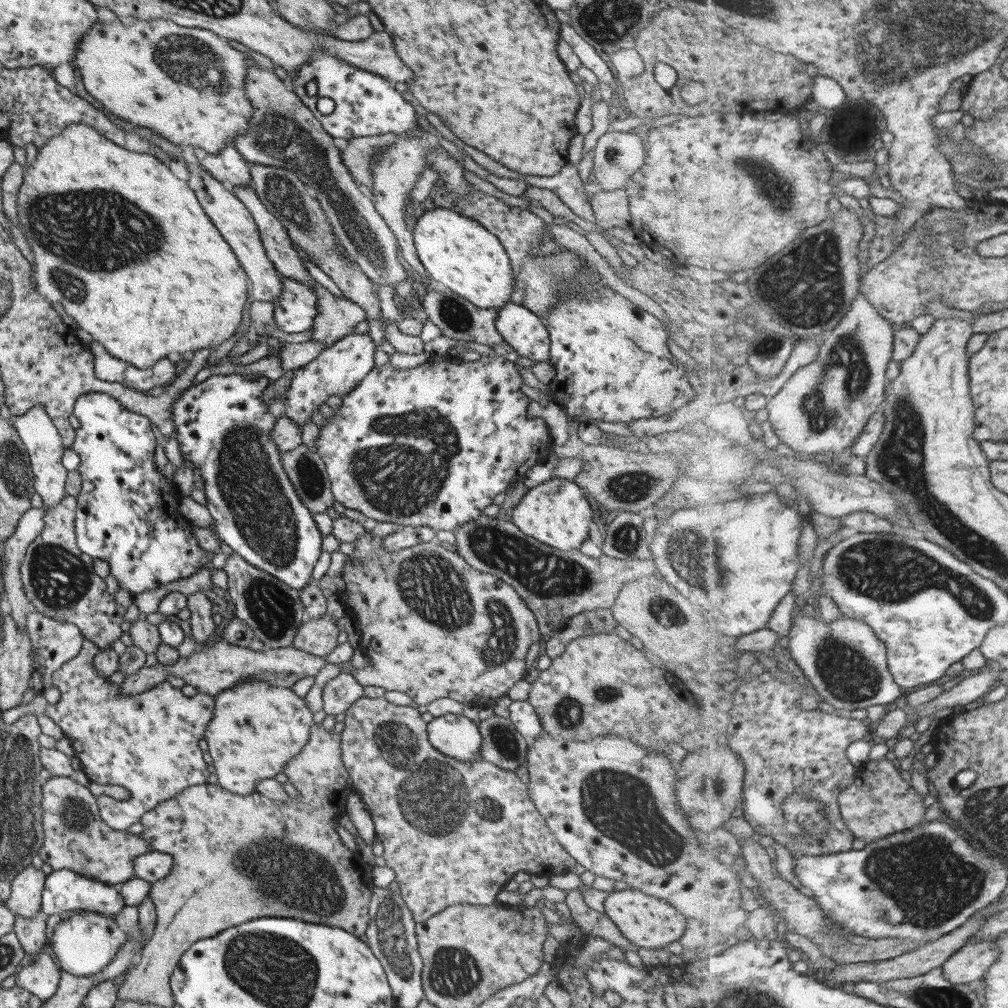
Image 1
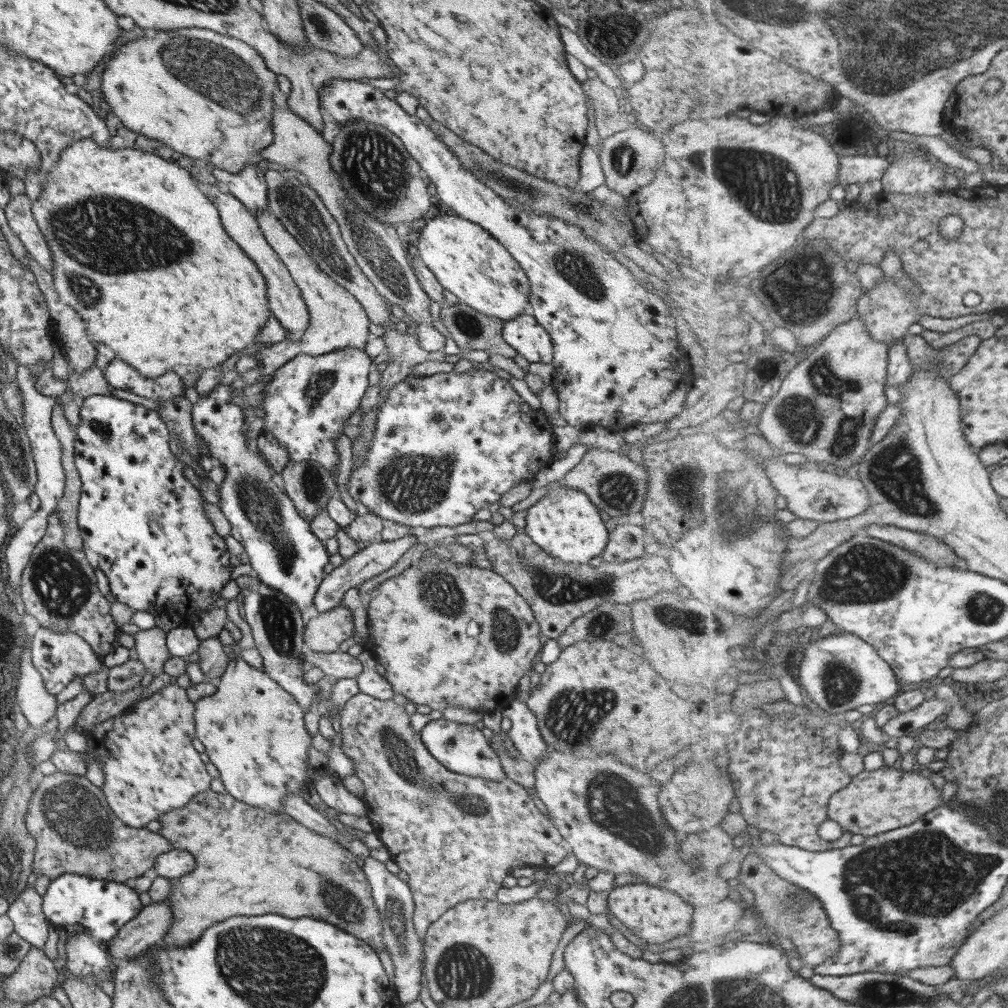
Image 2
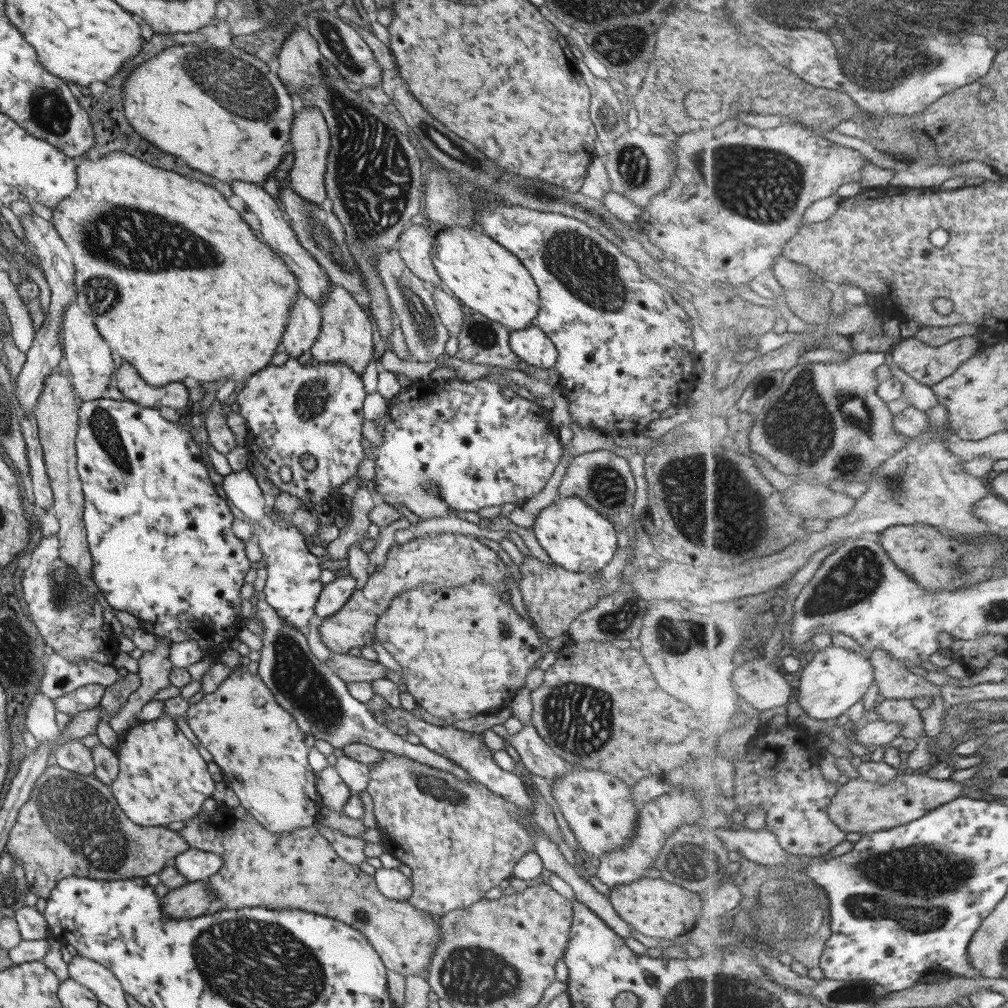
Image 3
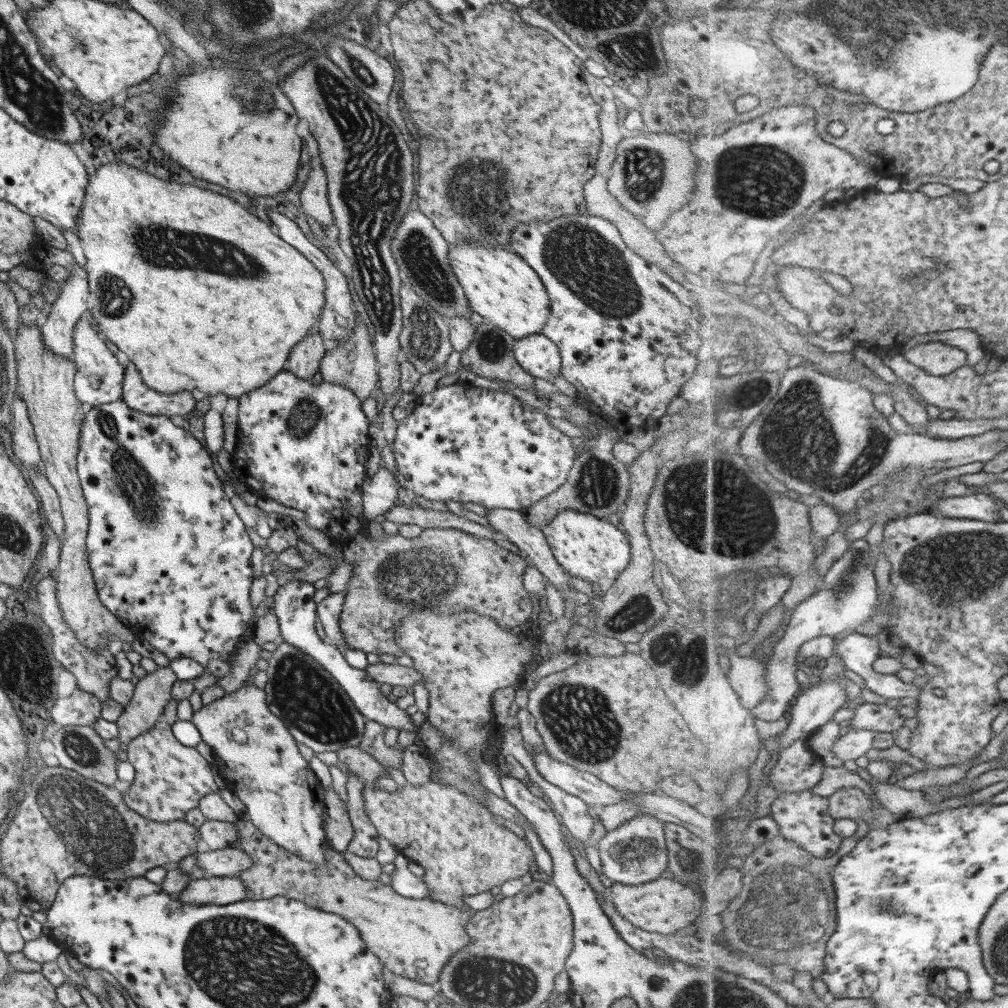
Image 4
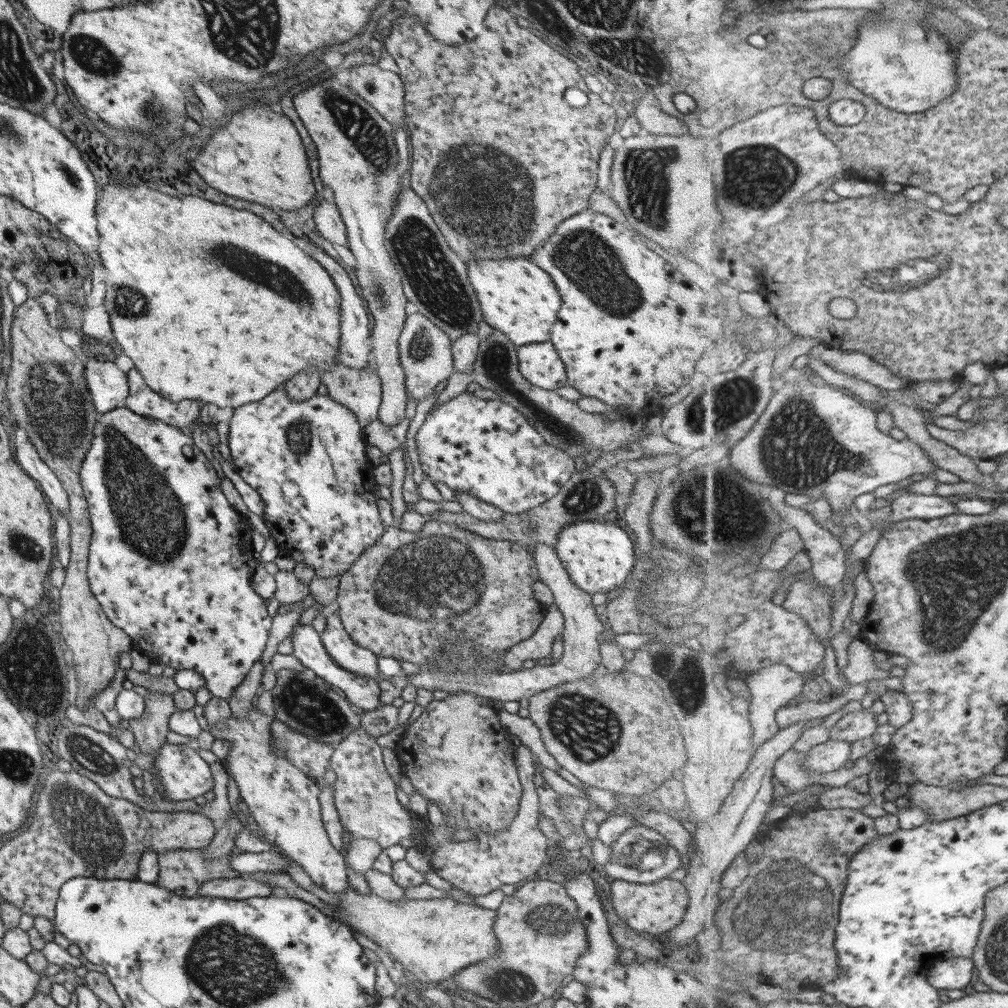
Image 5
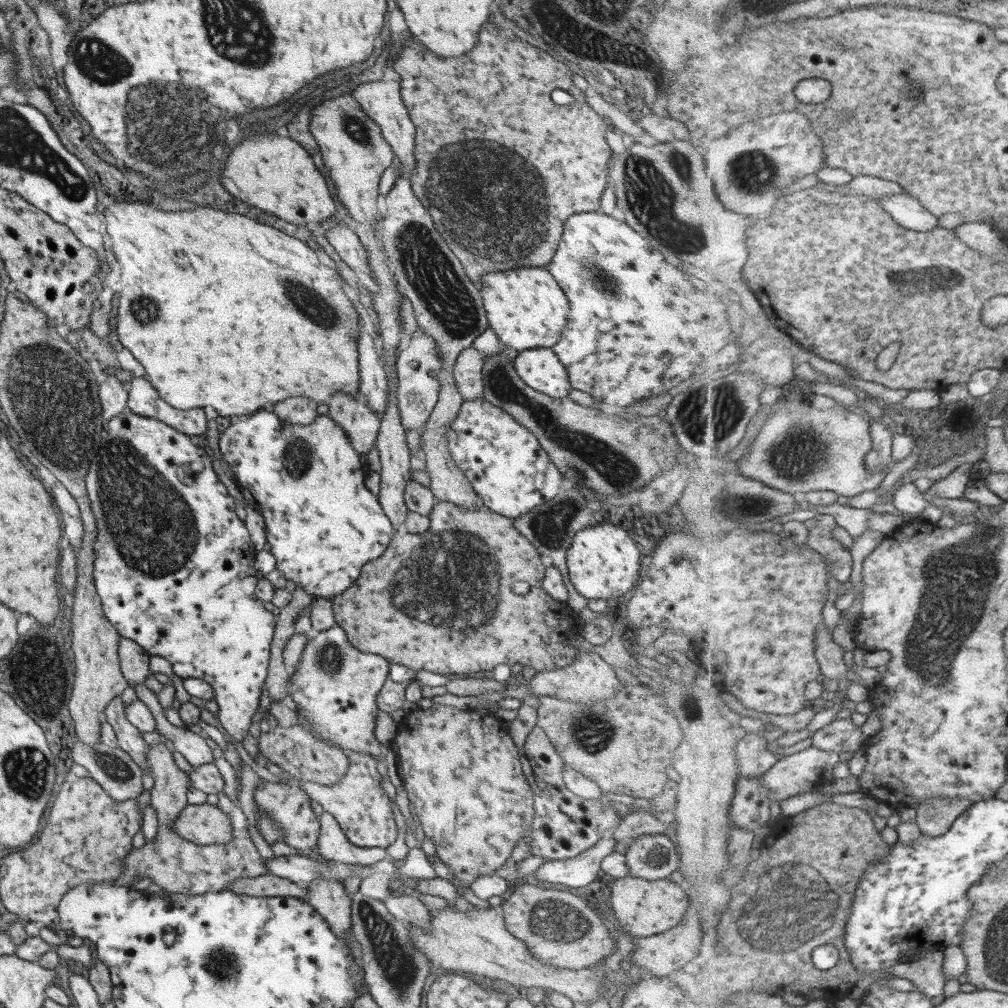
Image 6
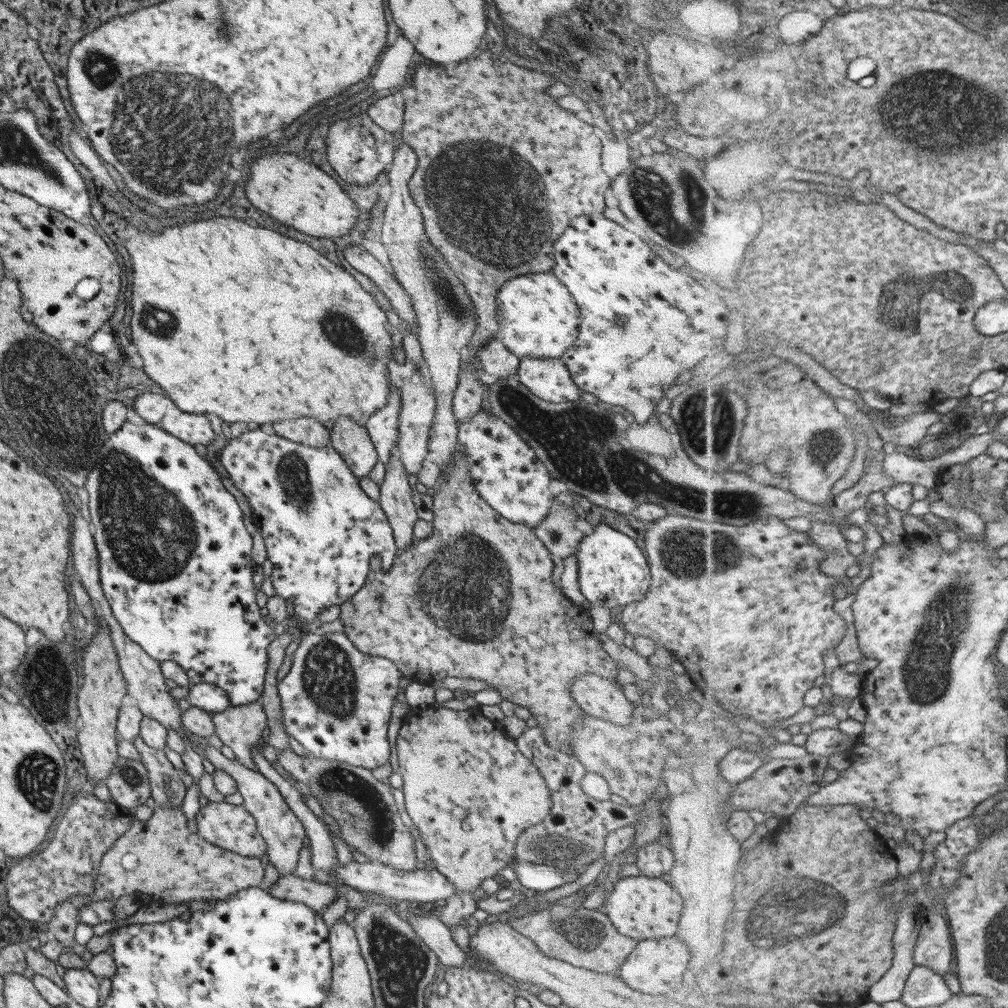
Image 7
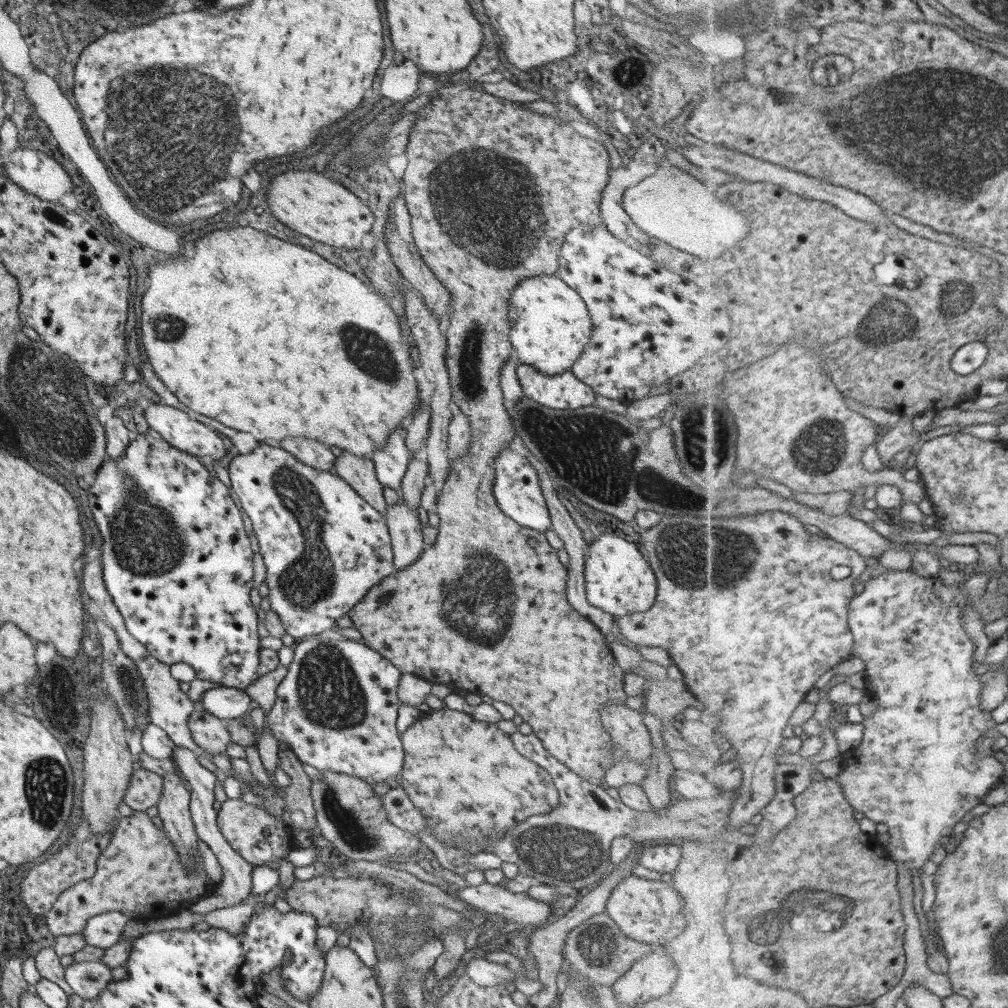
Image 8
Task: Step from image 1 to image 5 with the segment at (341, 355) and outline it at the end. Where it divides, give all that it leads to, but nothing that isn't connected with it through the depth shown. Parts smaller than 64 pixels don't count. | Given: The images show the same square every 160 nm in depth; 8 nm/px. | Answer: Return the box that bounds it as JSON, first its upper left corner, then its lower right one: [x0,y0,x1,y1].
[227,386,386,578]

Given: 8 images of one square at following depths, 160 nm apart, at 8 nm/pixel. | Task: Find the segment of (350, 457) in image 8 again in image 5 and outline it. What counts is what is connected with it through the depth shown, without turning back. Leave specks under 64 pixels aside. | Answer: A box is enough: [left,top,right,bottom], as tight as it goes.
[320,363,380,429]

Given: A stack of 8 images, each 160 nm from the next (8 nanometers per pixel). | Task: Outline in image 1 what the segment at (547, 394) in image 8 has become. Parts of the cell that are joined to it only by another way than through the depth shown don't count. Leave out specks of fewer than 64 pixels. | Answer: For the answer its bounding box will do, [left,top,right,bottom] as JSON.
[494,305,549,362]

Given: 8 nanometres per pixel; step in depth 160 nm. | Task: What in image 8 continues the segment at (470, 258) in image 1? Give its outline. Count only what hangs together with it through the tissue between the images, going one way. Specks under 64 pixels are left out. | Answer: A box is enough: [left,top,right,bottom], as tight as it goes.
[507,274,592,376]

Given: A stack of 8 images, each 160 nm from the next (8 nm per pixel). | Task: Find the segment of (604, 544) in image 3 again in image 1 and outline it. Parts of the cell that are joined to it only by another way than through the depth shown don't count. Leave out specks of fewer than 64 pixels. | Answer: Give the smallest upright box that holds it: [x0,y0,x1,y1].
[511,478,596,550]

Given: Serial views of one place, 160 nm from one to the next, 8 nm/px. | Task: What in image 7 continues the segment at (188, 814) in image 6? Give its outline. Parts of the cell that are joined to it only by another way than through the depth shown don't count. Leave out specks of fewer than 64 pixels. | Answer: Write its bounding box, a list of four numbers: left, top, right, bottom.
[195,801,266,858]

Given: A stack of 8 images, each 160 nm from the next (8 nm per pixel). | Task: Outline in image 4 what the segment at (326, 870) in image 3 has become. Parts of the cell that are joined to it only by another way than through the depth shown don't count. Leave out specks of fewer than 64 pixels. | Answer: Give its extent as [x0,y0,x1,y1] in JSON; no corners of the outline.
[233,817,472,986]

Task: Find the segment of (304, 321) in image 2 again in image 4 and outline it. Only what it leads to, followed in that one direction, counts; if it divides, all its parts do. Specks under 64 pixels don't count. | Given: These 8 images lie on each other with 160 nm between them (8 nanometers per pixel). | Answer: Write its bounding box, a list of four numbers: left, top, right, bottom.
[287,327,326,380]

